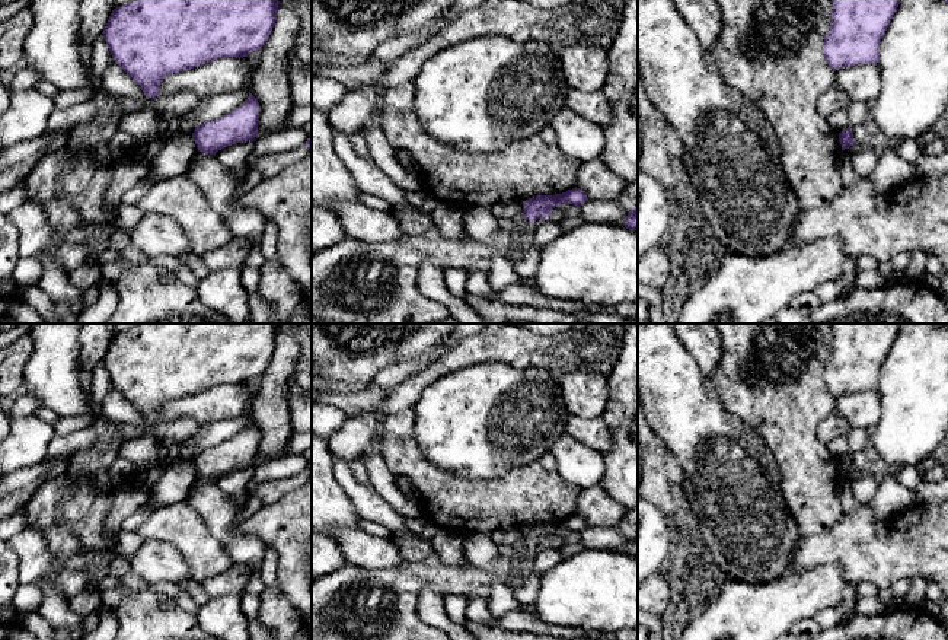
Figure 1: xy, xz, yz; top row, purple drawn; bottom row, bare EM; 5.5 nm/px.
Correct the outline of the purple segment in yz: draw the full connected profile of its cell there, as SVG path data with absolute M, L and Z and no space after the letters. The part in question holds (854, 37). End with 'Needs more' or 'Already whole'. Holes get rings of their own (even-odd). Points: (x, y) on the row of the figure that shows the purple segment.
M832 0L832 23L824 57L836 71L846 66L875 64L881 39L900 0Z. Already whole

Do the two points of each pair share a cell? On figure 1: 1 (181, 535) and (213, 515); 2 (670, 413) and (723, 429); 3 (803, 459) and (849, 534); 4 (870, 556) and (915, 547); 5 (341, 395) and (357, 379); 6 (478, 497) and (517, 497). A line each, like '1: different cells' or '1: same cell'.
1: different cells
2: same cell
3: different cells
4: same cell
5: different cells
6: same cell

